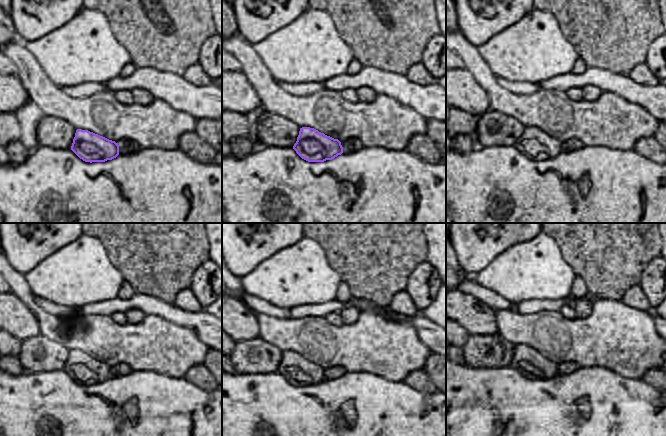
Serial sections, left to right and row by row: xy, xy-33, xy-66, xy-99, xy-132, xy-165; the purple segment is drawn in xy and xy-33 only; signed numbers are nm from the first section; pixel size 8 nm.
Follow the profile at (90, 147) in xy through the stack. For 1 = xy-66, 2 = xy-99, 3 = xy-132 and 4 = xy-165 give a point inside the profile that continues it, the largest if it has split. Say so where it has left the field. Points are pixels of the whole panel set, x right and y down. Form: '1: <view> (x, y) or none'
1: xy-66 (534, 143)
2: xy-99 (86, 369)
3: xy-132 (305, 370)
4: xy-165 (523, 354)

